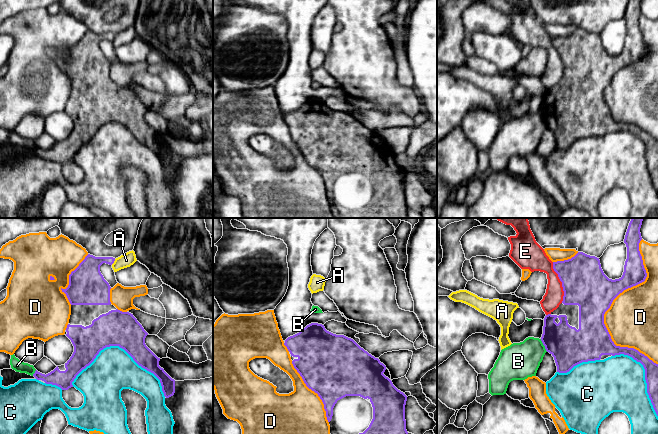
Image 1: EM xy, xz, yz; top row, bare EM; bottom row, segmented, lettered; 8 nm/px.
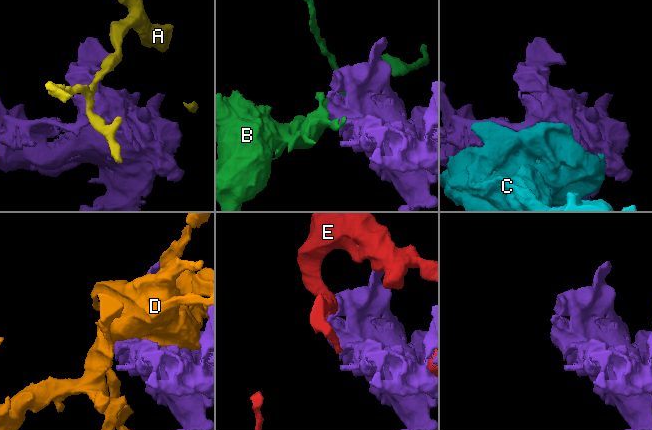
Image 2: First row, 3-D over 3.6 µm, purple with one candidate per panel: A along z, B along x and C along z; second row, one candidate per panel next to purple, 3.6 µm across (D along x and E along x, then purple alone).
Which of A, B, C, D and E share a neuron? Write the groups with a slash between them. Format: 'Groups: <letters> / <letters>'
Groups: A / B / C / D / E

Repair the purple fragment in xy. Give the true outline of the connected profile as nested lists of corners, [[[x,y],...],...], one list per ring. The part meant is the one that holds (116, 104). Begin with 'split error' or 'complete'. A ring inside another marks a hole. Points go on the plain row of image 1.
split error; [[[88,30],[71,48],[68,63],[61,64],[61,66],[71,80],[71,91],[64,111],[71,116],[74,128],[64,141],[57,142],[50,149],[45,151],[36,146],[33,150],[37,156],[43,159],[60,163],[63,176],[71,184],[79,184],[84,179],[83,170],[72,161],[72,158],[83,145],[94,137],[101,126],[110,122],[119,122],[124,125],[139,142],[153,149],[160,156],[166,174],[175,169],[175,156],[159,142],[160,134],[145,120],[148,109],[133,90],[118,86],[110,78],[111,63],[101,50],[100,42],[103,39],[112,41],[114,37],[113,33],[95,33]]]

